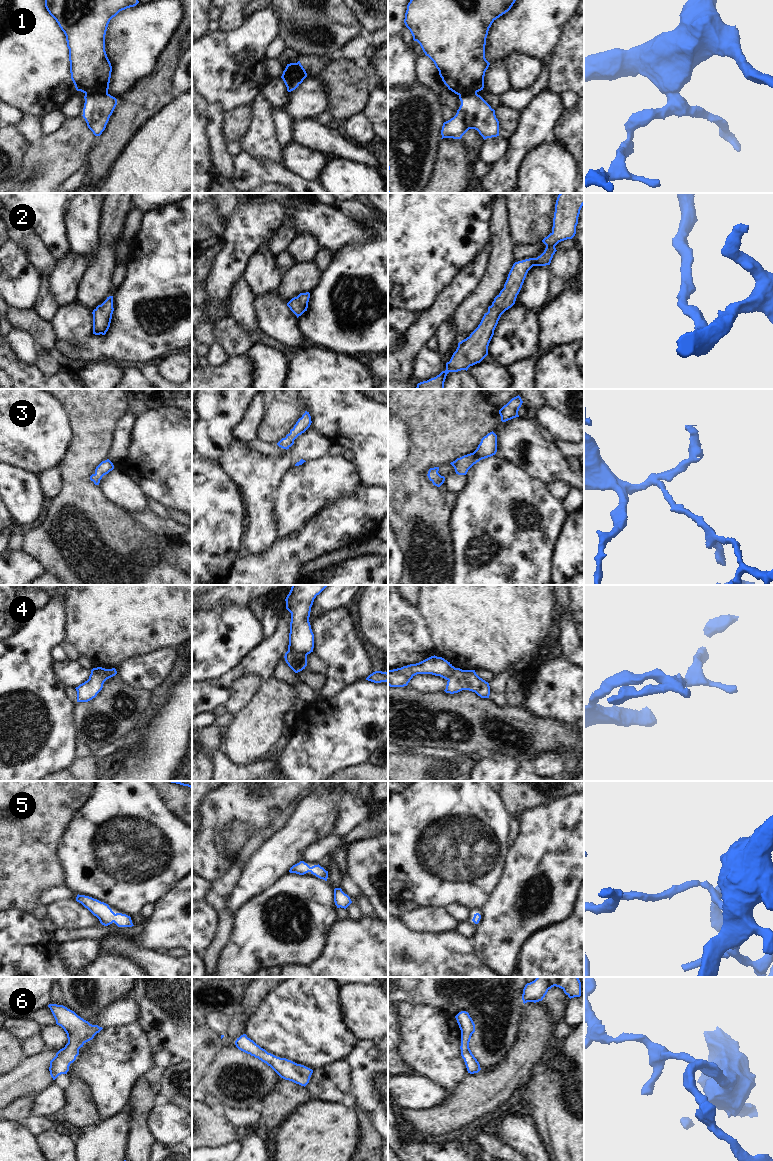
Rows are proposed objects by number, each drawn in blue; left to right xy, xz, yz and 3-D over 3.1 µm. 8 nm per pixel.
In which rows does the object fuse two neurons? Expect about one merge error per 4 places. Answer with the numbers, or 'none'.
1, 4

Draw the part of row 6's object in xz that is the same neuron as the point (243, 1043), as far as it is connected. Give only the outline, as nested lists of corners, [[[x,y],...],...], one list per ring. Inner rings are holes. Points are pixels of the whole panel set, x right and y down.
[[[246,1034],[241,1035],[235,1041],[236,1047],[262,1062],[270,1066],[281,1078],[292,1081],[301,1086],[306,1086],[309,1083],[313,1070],[297,1064],[286,1058],[277,1057],[268,1053],[265,1049],[257,1045],[253,1040],[247,1037]]]

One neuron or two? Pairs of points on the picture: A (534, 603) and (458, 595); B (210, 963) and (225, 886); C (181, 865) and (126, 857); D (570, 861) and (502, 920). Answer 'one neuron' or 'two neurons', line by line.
A: one neuron
B: one neuron
C: one neuron
D: one neuron

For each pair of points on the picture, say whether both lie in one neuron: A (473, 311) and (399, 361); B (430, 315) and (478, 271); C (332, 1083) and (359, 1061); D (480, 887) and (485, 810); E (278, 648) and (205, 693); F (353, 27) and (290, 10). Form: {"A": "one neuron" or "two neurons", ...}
{"A": "two neurons", "B": "one neuron", "C": "two neurons", "D": "one neuron", "E": "one neuron", "F": "one neuron"}

